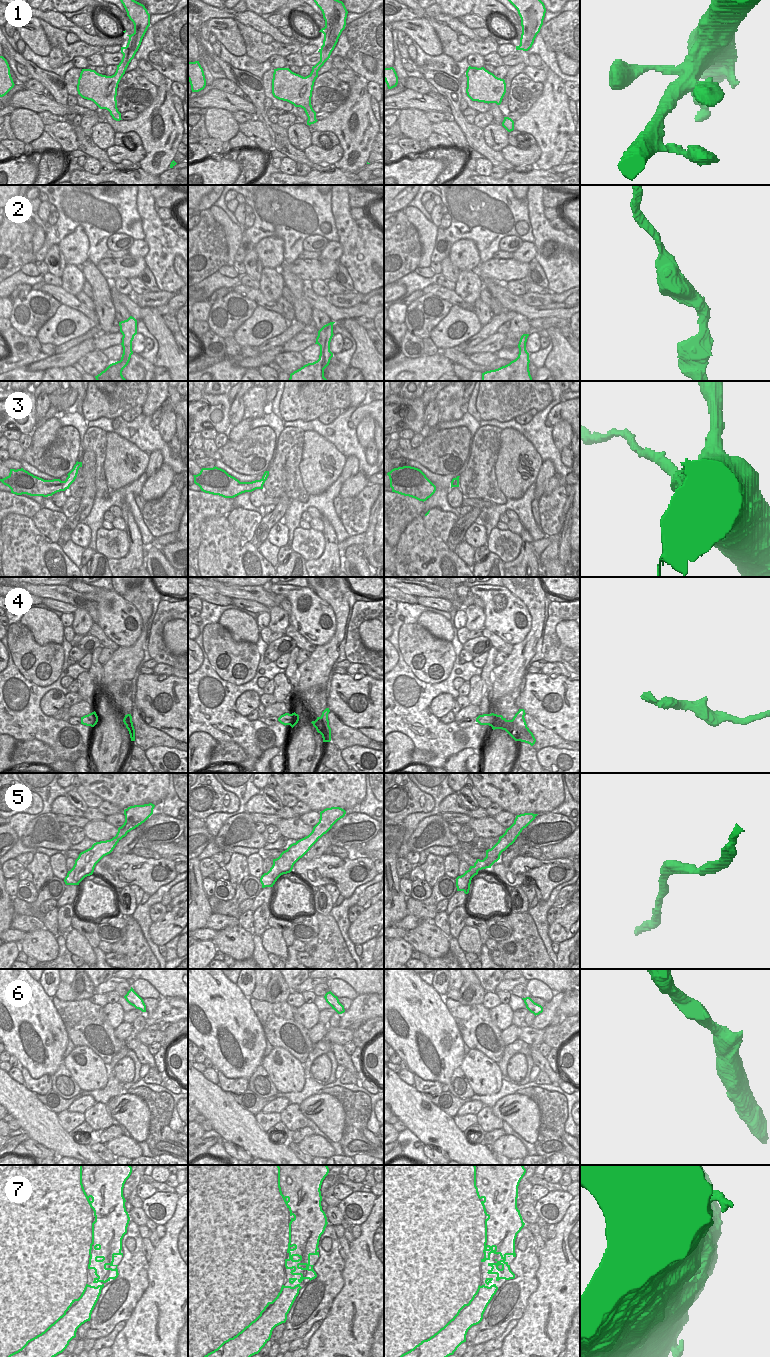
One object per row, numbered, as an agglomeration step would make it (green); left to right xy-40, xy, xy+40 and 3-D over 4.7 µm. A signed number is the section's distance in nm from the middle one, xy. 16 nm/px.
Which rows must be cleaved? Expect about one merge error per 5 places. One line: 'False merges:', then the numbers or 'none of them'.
False merges: 3.

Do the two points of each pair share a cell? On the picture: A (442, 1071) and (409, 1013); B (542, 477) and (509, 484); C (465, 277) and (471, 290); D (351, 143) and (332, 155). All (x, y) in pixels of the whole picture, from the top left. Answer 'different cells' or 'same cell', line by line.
A: same cell
B: different cells
C: same cell
D: different cells

